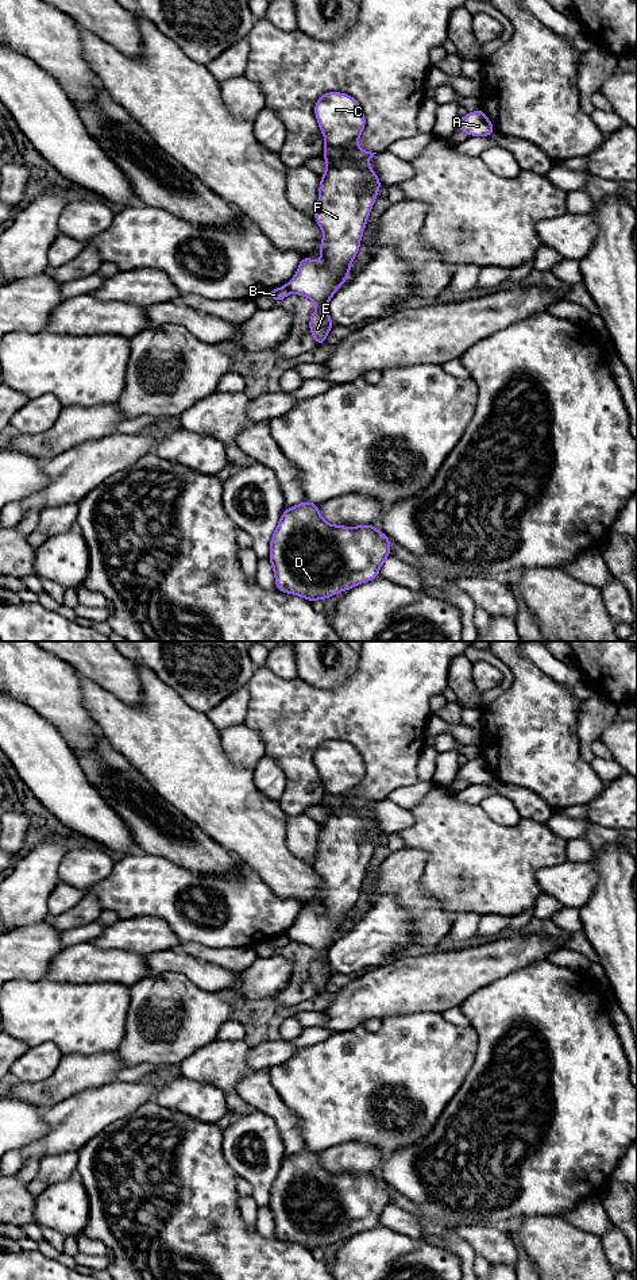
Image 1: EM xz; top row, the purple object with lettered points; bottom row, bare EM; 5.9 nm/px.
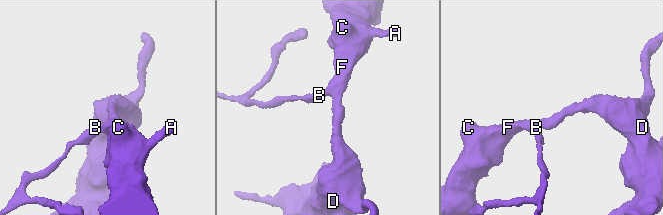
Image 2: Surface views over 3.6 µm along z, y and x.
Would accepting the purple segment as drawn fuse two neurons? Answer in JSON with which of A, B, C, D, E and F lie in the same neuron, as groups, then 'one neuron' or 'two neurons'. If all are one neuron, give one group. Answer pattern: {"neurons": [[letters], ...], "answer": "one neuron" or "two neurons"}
{"neurons": [["A", "C", "D", "E", "F"], ["B"]], "answer": "two neurons"}

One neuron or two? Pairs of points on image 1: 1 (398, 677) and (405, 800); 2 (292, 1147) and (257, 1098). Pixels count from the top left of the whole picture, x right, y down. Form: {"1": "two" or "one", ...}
{"1": "two", "2": "one"}

